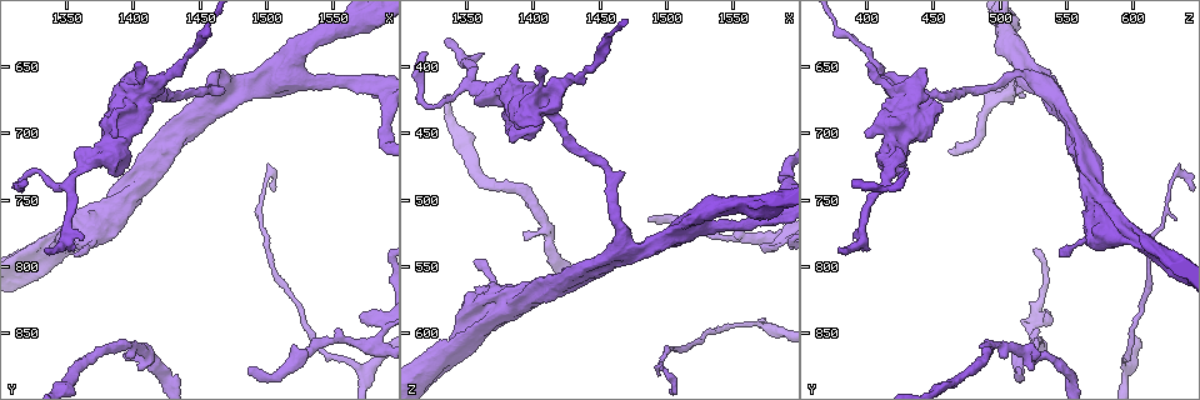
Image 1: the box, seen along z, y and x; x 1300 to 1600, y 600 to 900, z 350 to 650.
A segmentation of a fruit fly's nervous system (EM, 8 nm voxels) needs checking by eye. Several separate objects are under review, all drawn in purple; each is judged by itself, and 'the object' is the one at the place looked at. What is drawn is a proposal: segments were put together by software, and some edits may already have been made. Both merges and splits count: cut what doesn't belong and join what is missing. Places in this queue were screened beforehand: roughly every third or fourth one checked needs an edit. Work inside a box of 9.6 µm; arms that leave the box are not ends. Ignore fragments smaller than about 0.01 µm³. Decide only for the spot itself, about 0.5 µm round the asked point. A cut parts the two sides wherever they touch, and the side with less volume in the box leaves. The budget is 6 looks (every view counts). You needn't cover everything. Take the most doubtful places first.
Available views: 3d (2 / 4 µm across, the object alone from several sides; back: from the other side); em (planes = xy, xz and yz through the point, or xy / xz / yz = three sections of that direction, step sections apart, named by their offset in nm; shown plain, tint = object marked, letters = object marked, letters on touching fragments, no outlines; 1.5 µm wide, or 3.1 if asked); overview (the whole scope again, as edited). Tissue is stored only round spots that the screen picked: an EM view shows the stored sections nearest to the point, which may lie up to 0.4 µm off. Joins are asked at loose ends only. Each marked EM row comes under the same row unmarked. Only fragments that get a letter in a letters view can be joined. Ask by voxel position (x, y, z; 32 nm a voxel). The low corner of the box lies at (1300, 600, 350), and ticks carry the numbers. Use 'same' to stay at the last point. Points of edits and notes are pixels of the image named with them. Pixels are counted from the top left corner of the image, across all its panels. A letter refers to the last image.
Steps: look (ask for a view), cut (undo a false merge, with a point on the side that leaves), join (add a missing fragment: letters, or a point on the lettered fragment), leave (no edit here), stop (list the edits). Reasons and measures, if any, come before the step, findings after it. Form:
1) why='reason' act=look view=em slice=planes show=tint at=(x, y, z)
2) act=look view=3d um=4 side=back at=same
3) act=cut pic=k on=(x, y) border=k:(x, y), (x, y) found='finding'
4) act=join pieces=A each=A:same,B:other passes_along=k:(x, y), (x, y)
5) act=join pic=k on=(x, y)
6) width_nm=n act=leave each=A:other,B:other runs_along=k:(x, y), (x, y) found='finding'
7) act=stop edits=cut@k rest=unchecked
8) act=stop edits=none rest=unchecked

why='sharp bend' act=look view=em slice=xz step=8 show=tint at=(1504, 730, 632)

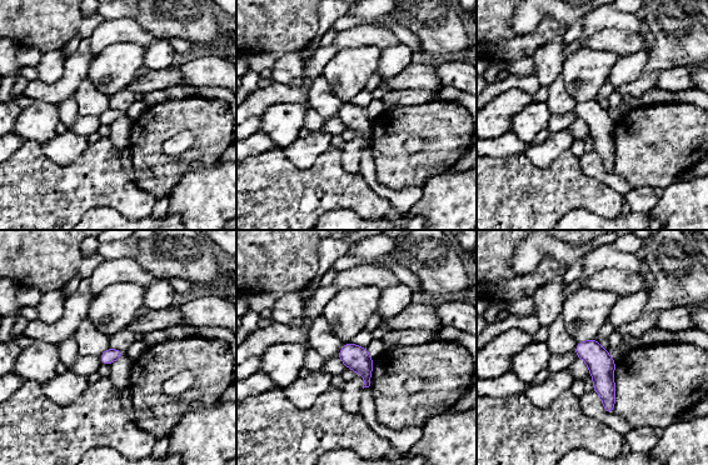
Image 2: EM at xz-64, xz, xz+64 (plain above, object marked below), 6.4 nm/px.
why='cut it another way' act=look view=em slice=planes show=tint at=same

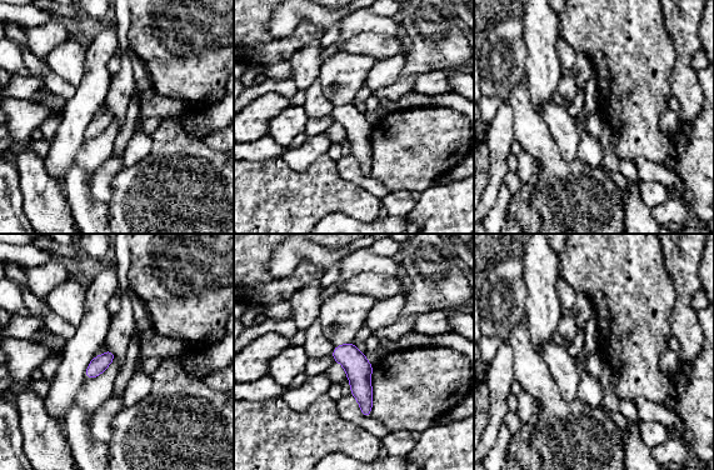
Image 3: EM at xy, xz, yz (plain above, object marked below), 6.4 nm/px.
why='see the neighbours' act=look view=em slice=planes show=letters at=same

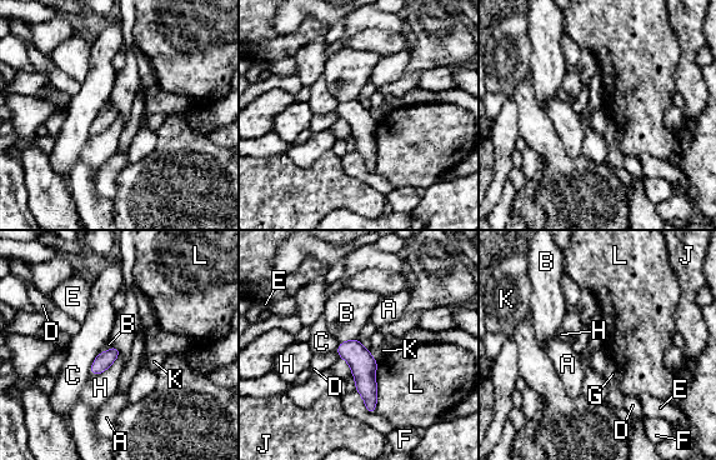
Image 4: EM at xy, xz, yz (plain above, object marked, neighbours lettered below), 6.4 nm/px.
longest_contact=L:340nm act=leave each=A:other,B:other,C:other,D:other,E:other,F:other,G:other,H:other,J:other,K:other,L:other found='one neuron here'

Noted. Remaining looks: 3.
why='thick turns thin' act=look view=3d um=4 at=(1418, 674, 444)

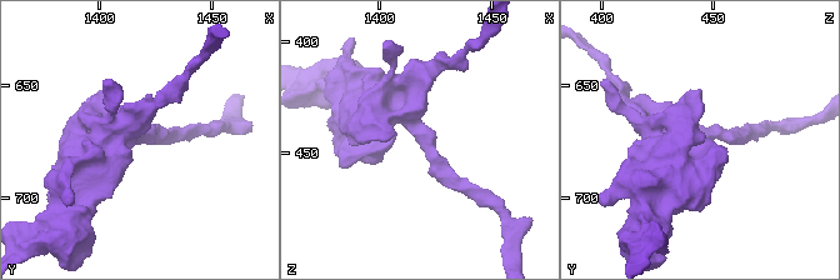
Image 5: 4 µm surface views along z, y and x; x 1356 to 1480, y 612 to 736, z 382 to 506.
why='need the tissue' act=look view=em slice=yz step=8 show=tint at=(1418, 672, 442)

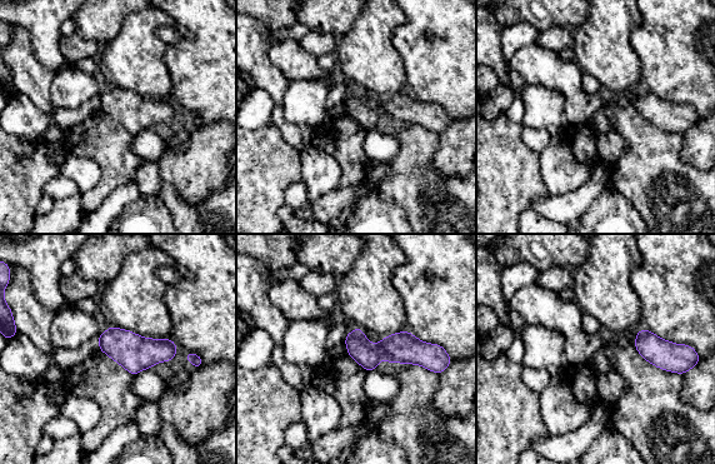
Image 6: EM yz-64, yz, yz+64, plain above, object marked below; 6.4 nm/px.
act=look view=em slice=planes show=letters at=same

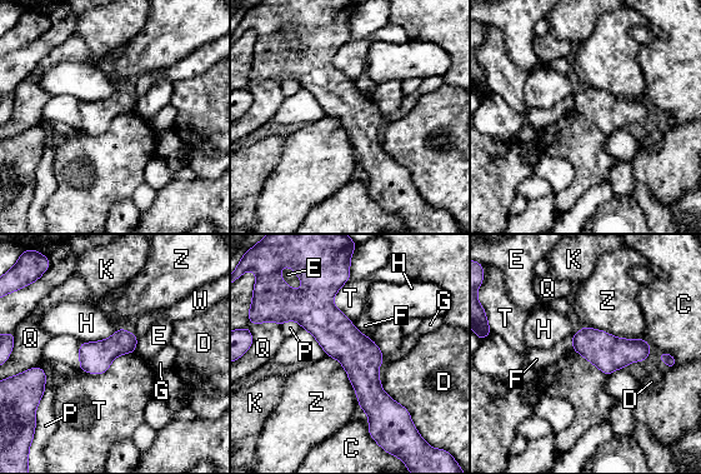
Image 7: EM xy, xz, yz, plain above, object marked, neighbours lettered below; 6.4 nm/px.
longest_contact=Z:420nm act=leave each=C:other,D:other,E:other,F:other,G:other,H:other,K:other,P:other,Q:other,T:other,W:other,Z:other runs_along=7:(339, 279), (326, 323), (361, 359), (371, 424) found='continuous, no second neuron'

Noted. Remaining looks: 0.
act=stop edits=none rest=unchecked

